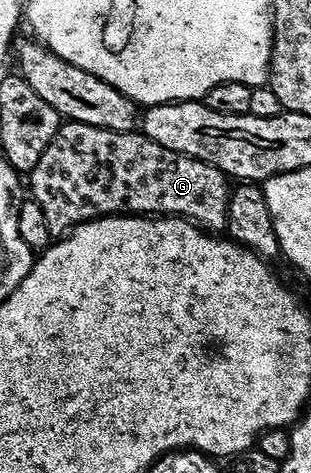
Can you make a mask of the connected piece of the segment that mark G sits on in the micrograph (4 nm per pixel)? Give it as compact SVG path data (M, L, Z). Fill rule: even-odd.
M70 120L60 125L45 152L41 152L35 167L29 171L29 178L30 197L41 204L41 212L45 212L45 221L52 236L62 236L73 226L80 226L93 218L105 218L109 214L174 216L196 223L208 232L223 232L227 228L229 200L233 193L228 175L217 167L169 148L161 148L161 144L149 140L142 132L106 130Z

